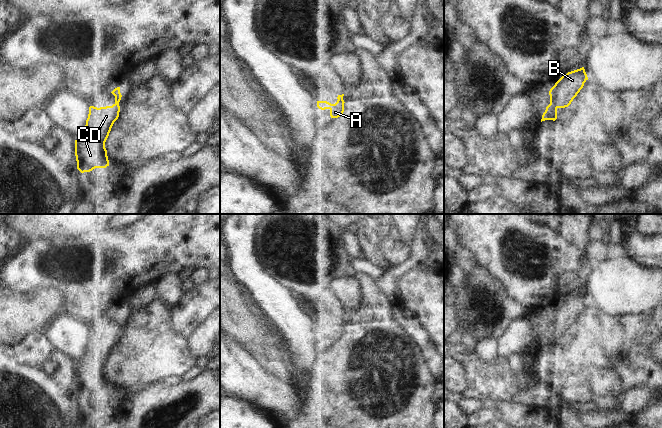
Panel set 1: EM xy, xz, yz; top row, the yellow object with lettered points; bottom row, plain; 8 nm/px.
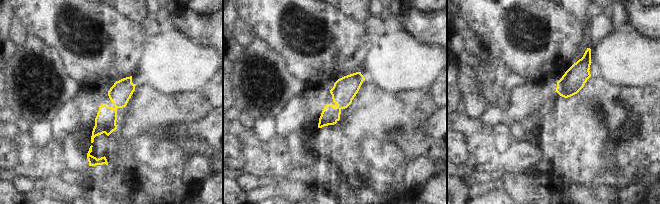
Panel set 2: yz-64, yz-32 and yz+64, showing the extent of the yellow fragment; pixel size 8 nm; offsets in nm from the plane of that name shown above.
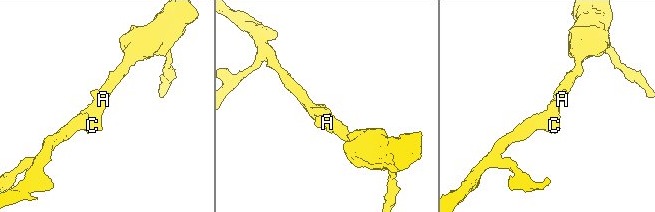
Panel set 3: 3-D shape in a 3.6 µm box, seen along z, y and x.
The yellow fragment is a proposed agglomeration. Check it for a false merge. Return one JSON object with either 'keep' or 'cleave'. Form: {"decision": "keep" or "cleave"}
{"decision": "keep"}

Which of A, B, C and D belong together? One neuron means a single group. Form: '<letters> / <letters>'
A B C D

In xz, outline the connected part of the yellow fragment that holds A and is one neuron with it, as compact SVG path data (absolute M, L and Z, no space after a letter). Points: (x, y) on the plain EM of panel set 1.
M338 319L337 326L335 328L331 328L327 325L317 325L317 331L321 334L329 333L331 342L338 342L344 336L344 324L342 319Z

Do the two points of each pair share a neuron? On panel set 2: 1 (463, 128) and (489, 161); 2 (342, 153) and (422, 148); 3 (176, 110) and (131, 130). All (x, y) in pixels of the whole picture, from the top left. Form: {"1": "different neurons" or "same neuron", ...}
{"1": "same neuron", "2": "same neuron", "3": "same neuron"}

